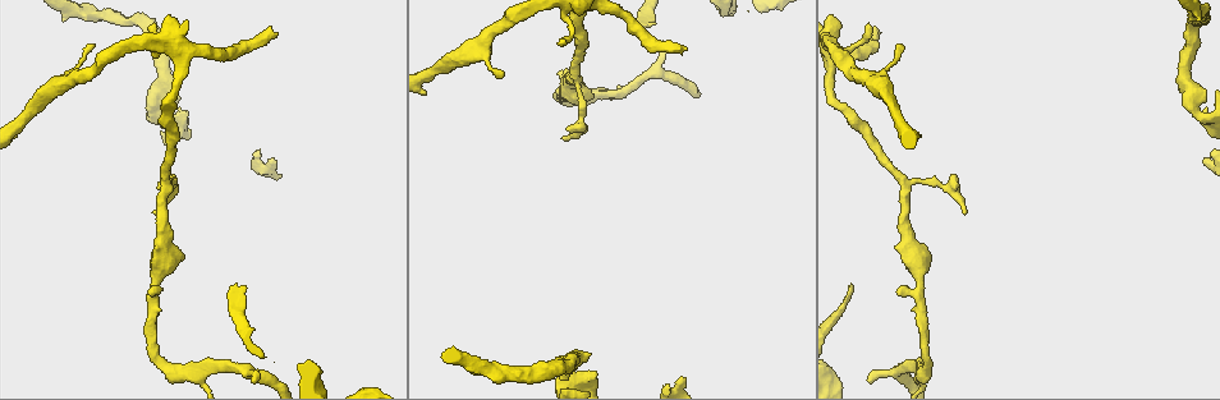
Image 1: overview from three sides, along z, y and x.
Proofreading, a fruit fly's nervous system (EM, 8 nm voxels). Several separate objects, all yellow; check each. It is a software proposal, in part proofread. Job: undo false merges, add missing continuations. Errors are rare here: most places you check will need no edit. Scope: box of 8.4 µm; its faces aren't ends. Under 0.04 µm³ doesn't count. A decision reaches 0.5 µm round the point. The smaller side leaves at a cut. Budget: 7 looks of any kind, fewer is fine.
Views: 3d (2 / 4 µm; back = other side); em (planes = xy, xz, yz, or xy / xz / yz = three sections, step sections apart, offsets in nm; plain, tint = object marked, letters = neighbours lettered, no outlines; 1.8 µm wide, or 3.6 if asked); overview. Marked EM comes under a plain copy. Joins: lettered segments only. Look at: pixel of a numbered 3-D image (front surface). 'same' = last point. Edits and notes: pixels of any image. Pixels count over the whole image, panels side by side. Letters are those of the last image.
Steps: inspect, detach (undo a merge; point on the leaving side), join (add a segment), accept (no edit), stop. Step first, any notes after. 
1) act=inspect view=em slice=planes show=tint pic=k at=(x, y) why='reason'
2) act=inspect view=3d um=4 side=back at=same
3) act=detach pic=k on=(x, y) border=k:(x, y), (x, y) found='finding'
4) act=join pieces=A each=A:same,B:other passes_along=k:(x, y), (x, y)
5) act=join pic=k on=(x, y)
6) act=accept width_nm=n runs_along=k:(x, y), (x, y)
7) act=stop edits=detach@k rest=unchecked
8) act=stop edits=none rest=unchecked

act=inspect view=em slice=yz step=16 show=tint pic=1 at=(607, 93) why='sudden change in width'

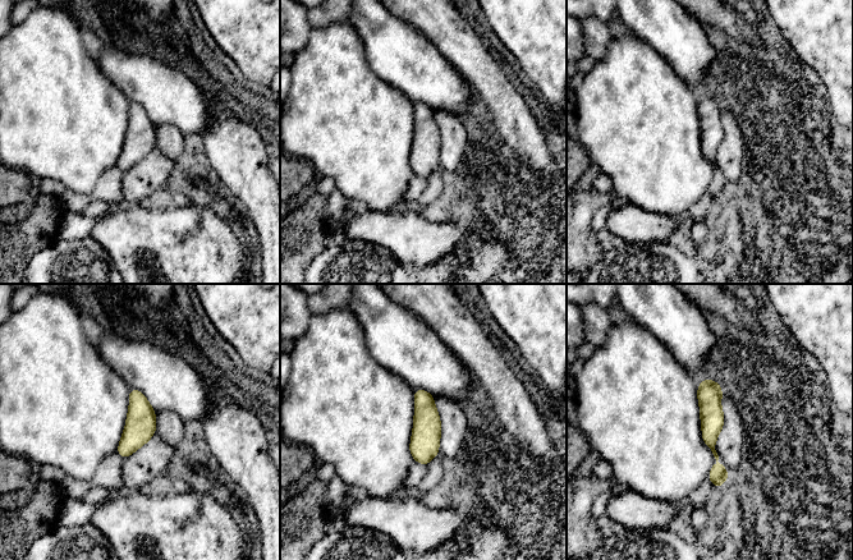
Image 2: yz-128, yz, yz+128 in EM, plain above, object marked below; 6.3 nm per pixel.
act=inspect view=em slice=planes show=letters at=same why='cut it another way'

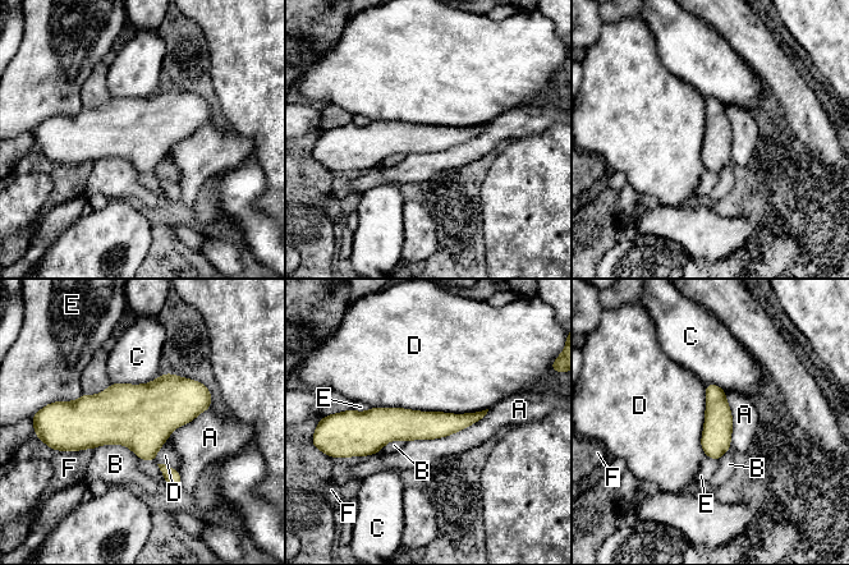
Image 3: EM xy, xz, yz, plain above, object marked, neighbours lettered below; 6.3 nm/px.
act=accept each=A:other,B:other,C:other,D:other,E:other,F:other border=3:(371, 407), (450, 413), (487, 409) found='continuous, no second cell'

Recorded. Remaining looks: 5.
act=inspect view=em slice=xz step=8 show=tint pic=1 at=(685, 46) why='free end'

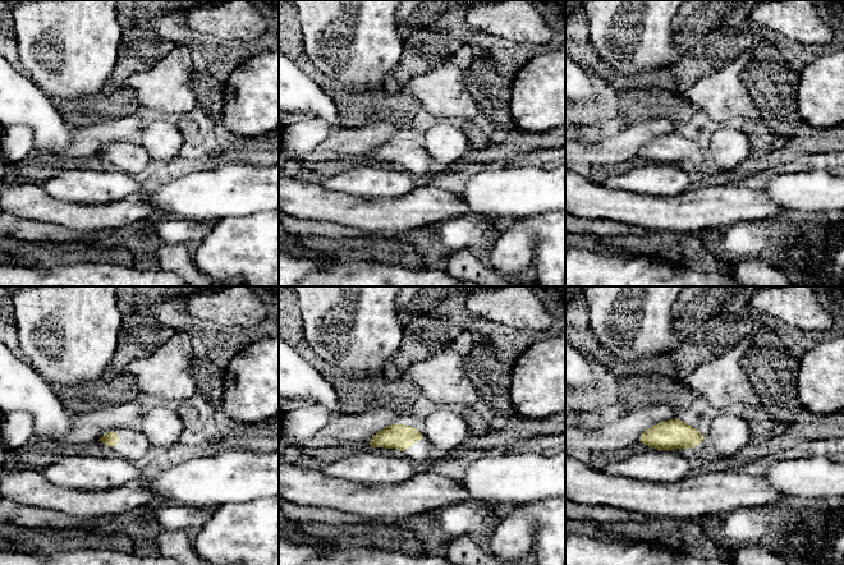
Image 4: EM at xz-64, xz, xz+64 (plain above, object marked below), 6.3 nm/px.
act=inspect view=em slice=planes show=letters at=same why='cut it another way'

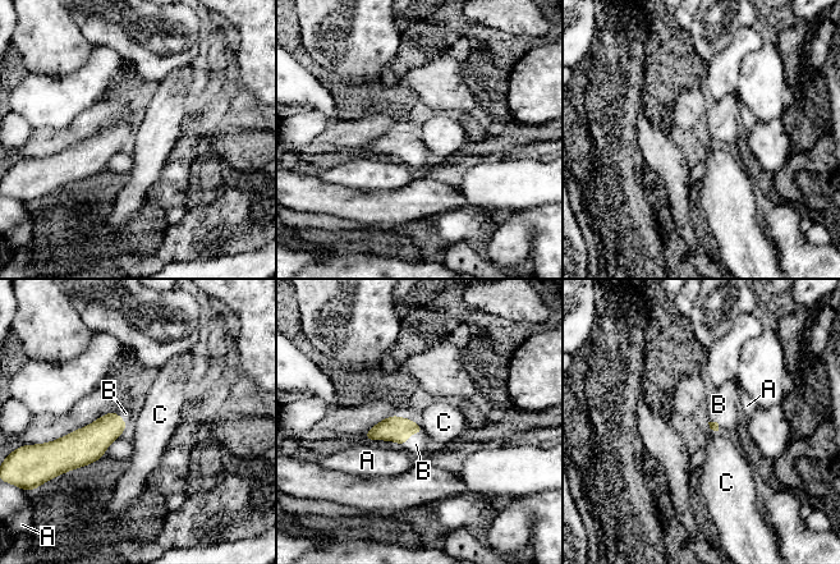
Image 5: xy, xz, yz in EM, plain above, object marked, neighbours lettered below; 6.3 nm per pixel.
act=join pieces=B each=A:other,B:same,C:other passes_along=5:(393, 429), (409, 434), (416, 444) found='the cell continues'

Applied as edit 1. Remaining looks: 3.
act=stop edits=join@5 rest=unchecked

